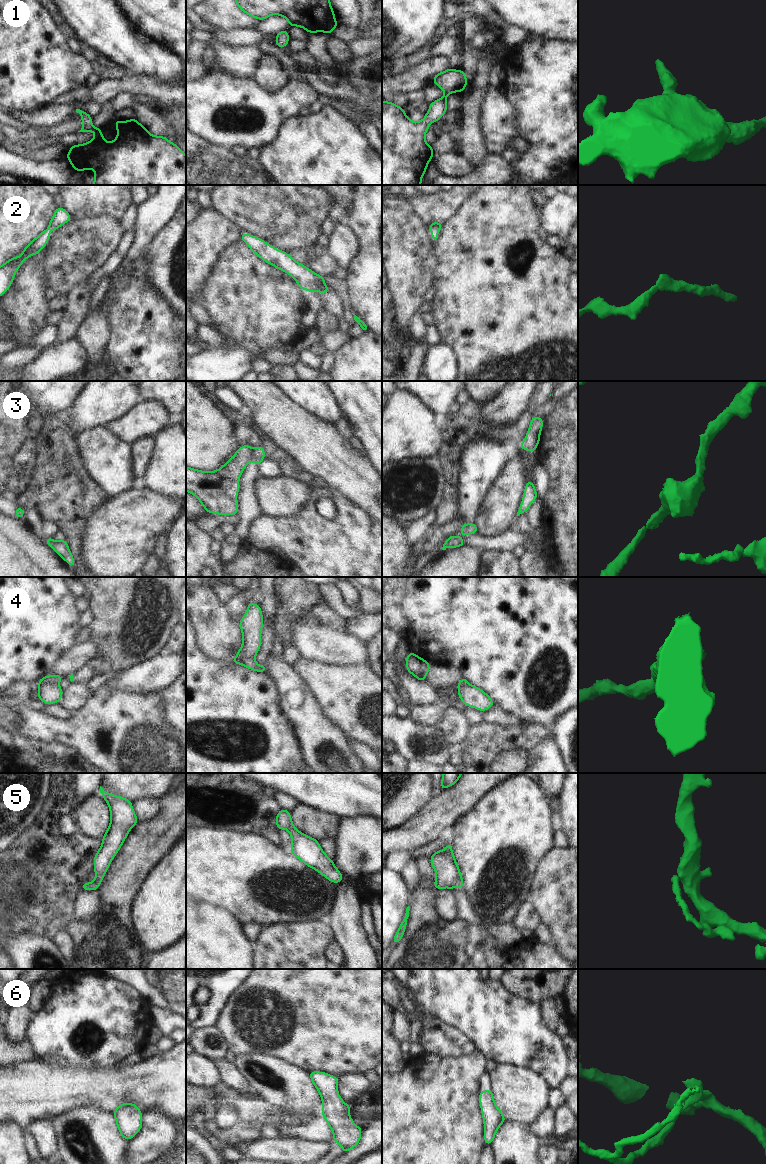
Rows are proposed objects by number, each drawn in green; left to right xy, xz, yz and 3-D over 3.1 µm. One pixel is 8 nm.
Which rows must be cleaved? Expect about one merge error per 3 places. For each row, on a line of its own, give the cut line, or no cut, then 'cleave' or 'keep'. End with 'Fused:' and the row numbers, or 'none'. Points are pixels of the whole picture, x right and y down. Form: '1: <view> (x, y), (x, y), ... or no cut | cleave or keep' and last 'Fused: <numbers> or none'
1: no cut | keep
2: no cut | keep
3: no cut | keep
4: xy (58, 682), (42, 682), (39, 684) | cleave
5: no cut | keep
6: no cut | keep
Fused: 4

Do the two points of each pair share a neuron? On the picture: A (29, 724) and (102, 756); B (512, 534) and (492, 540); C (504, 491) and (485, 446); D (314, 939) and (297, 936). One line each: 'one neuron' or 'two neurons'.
A: one neuron
B: one neuron
C: two neurons
D: one neuron

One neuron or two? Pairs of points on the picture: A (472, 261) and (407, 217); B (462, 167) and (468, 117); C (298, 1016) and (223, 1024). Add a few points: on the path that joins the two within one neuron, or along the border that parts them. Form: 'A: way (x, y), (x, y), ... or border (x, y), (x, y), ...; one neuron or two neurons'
A: border (434, 243), (438, 257), (438, 266); two neurons
B: border (452, 150), (461, 153), (475, 167); two neurons
C: way (279, 1019), (258, 1019), (251, 1023), (242, 1024); one neuron

